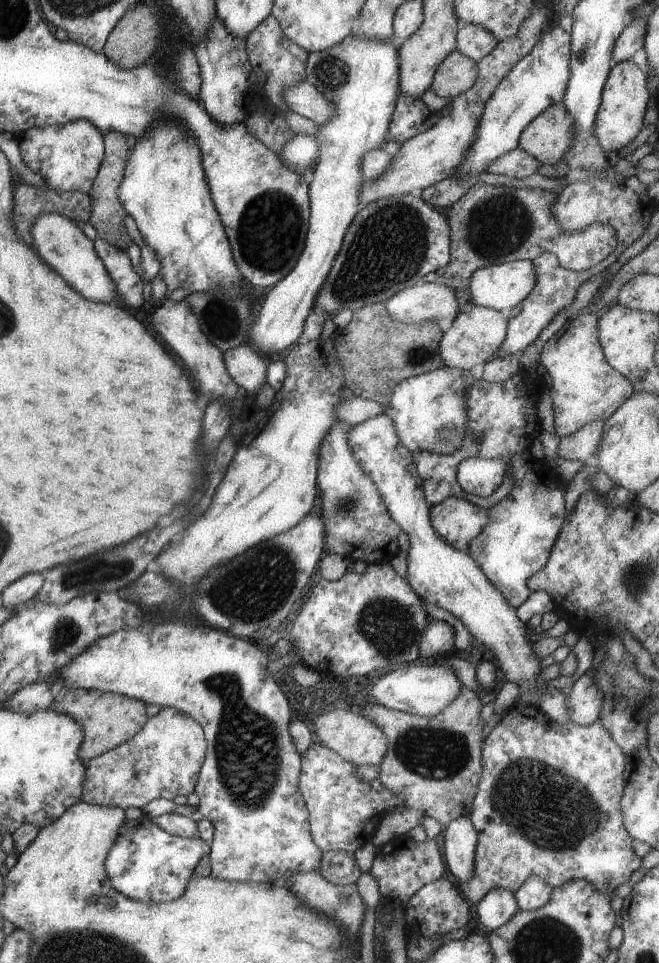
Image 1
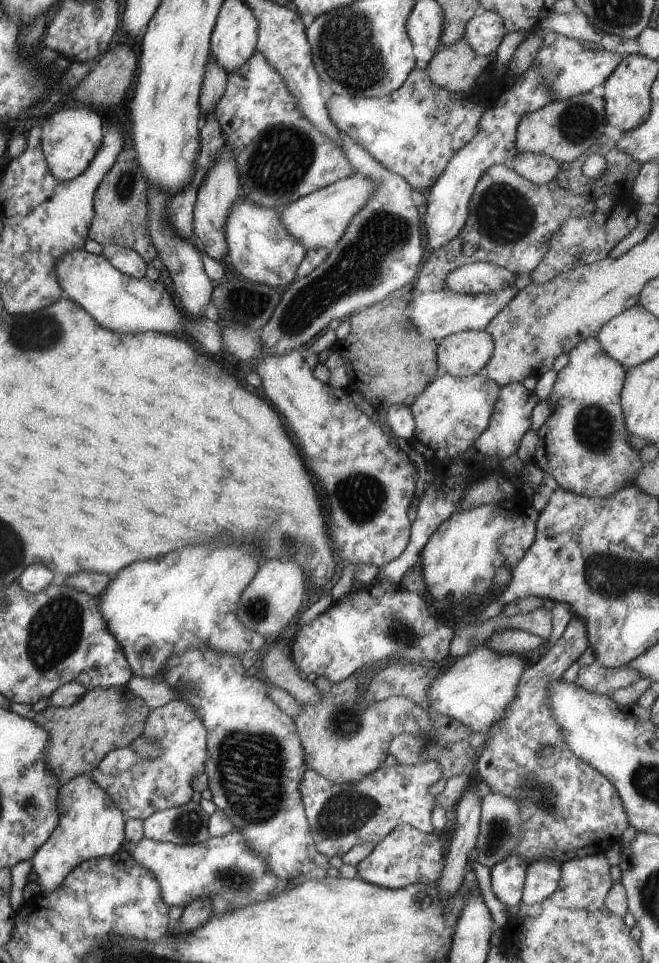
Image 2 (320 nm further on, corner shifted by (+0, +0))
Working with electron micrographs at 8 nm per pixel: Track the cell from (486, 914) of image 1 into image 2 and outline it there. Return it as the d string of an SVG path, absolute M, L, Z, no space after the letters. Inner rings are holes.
M512 854L490 870L492 891L508 909L514 911L521 903L528 862Z

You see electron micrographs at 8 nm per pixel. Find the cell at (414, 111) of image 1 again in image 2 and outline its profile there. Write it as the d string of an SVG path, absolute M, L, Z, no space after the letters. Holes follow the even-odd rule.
M415 67L404 85L387 96L361 98L334 93L326 107L336 128L390 172L404 178L413 191L428 194L448 160L478 134L478 122L488 104L435 86L426 70Z

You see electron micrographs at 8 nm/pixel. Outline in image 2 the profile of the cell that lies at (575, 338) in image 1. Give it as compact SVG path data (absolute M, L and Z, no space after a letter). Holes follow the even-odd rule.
M594 335L578 342L578 346L574 346L566 356L568 362L558 372L554 388L546 400L550 404L551 414L538 430L540 442L544 442L544 458L540 458L536 450L532 461L552 476L560 488L587 498L604 498L616 494L626 484L633 484L643 466L639 451L628 442L629 434L621 408L621 393L628 370L604 352Z

